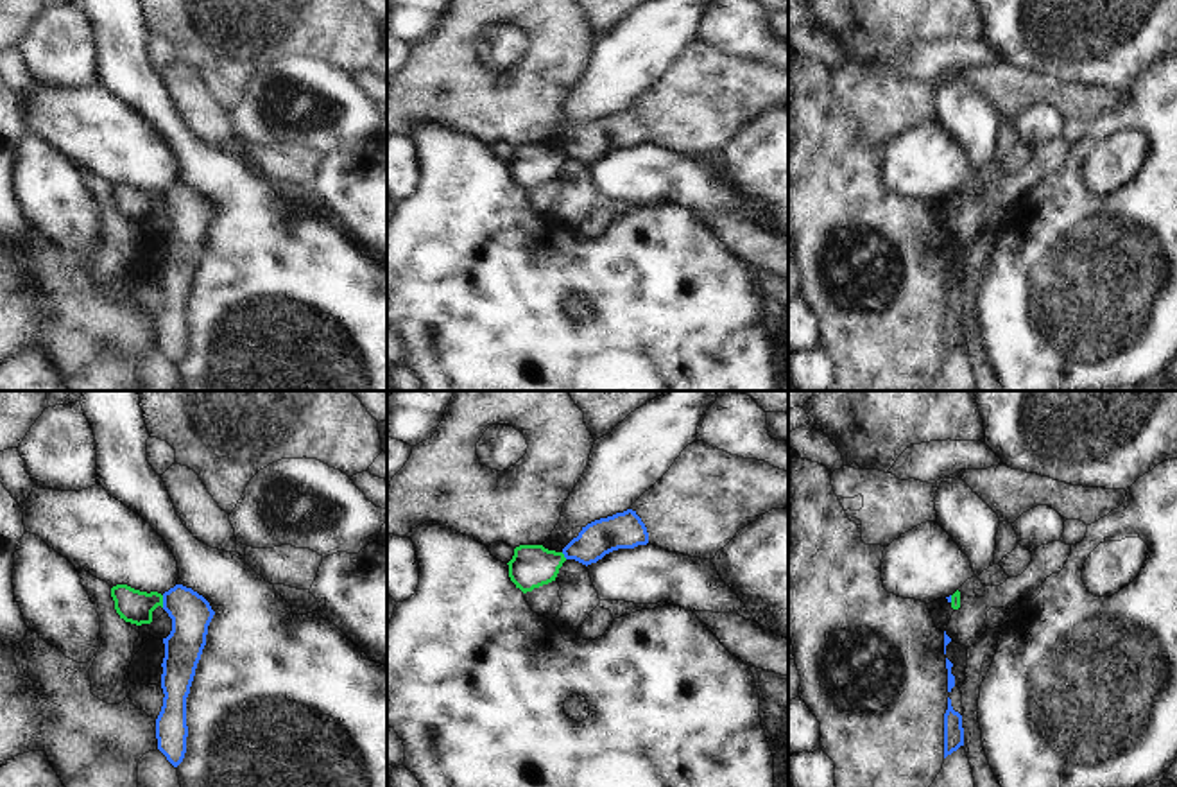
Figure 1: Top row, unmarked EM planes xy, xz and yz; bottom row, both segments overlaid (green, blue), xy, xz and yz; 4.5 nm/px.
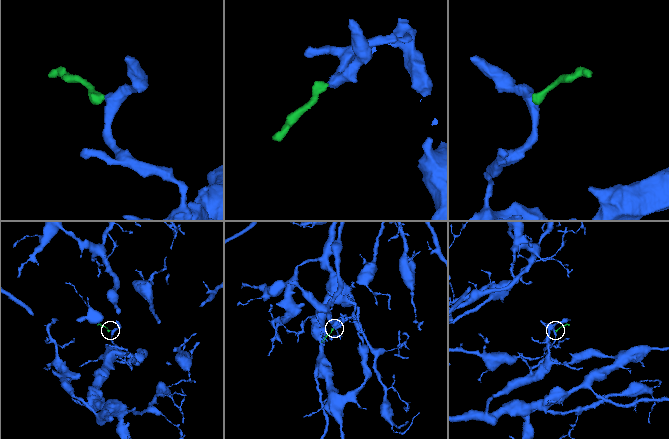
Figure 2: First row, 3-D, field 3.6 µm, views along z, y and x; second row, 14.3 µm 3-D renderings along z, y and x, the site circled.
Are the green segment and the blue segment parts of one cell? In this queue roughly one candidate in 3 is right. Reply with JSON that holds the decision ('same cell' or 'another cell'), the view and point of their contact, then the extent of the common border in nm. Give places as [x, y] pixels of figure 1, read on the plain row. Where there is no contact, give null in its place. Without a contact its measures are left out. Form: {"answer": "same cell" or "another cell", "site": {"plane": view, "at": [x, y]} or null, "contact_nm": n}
{"answer": "another cell", "site": {"plane": "xy", "at": [162, 199]}, "contact_nm": 60}

